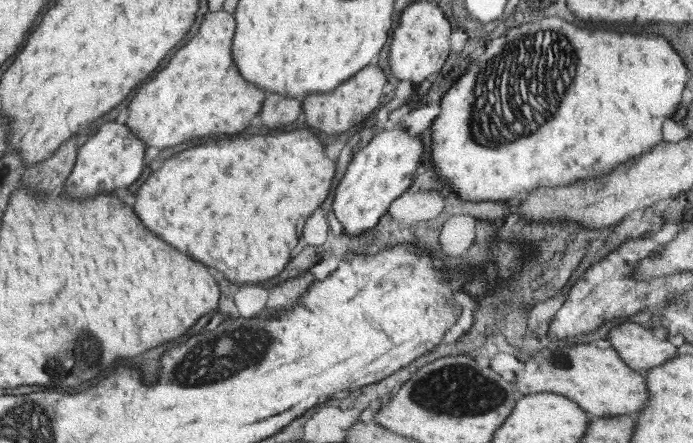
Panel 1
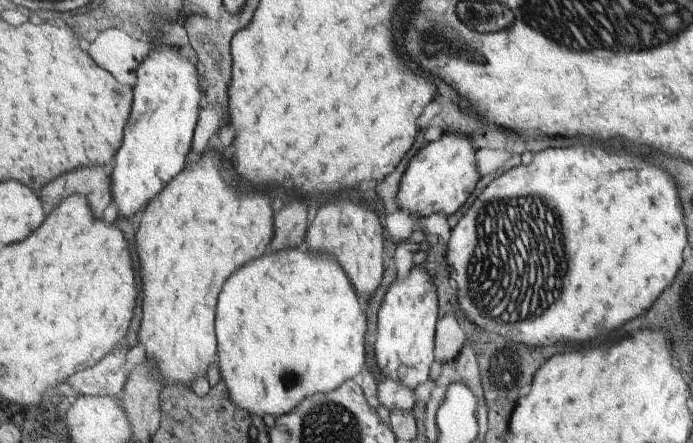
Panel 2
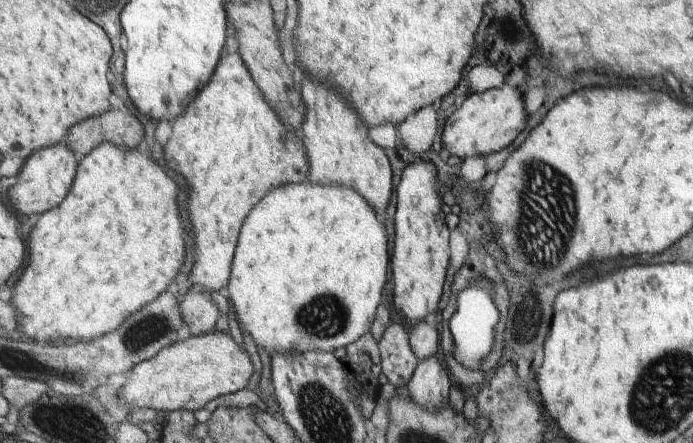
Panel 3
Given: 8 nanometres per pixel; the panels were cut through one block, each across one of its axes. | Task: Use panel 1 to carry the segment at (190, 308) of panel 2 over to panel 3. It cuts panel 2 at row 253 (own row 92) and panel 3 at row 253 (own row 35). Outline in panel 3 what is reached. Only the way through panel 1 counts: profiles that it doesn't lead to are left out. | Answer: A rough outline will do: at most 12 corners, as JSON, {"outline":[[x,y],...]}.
{"outline":[[238,52],[173,124],[193,288],[225,292],[239,233],[310,162]]}

